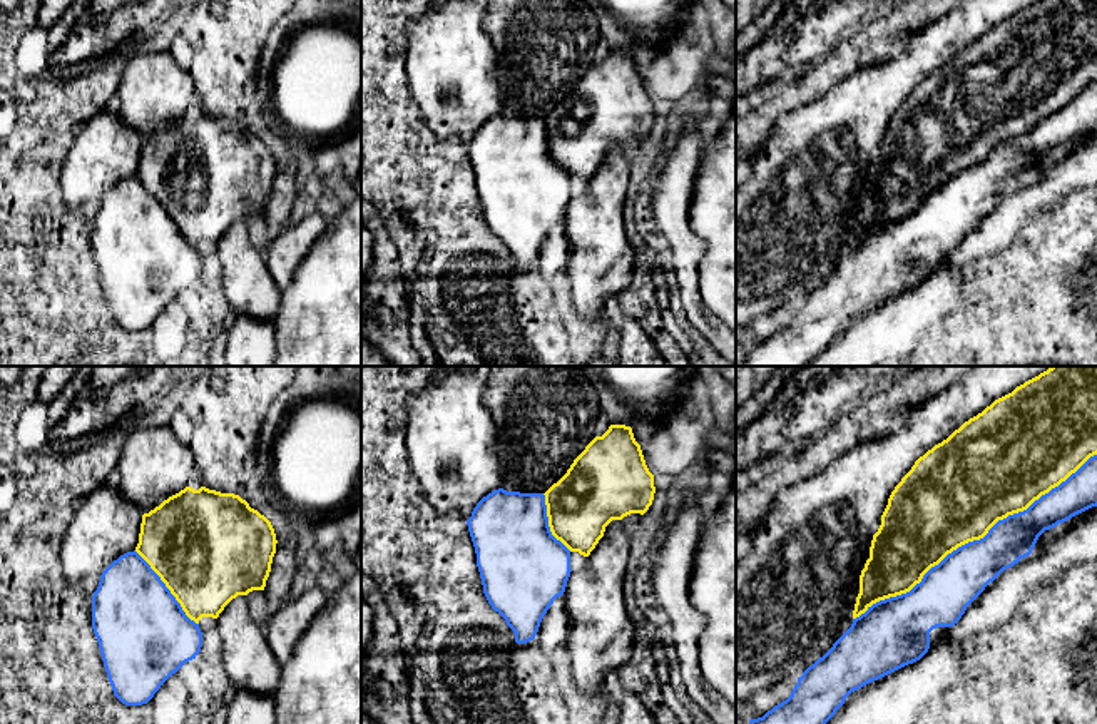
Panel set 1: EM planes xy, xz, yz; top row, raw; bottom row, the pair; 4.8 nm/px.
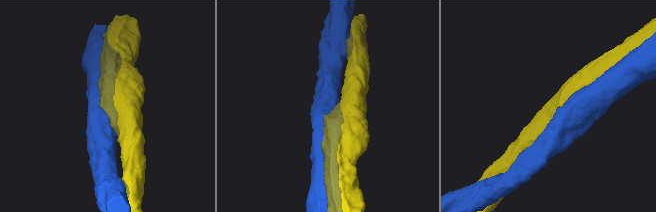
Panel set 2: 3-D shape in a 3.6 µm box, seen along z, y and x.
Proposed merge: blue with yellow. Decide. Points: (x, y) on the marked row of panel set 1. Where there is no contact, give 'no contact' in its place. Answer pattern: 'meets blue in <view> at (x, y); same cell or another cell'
meets blue in yz at (974, 540); another cell

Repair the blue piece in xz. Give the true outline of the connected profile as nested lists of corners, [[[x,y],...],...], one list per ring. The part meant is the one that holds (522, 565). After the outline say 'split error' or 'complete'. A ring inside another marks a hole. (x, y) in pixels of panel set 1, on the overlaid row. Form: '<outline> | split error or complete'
[[[493,490],[477,503],[467,525],[488,604],[513,630],[517,644],[533,640],[572,572],[570,550],[550,532],[545,495]]] | complete

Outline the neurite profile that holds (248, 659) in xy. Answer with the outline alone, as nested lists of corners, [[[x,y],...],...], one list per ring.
[[[237,595],[224,607],[216,619],[216,629],[222,642],[222,665],[232,687],[273,696],[281,664],[249,614],[247,595]]]

